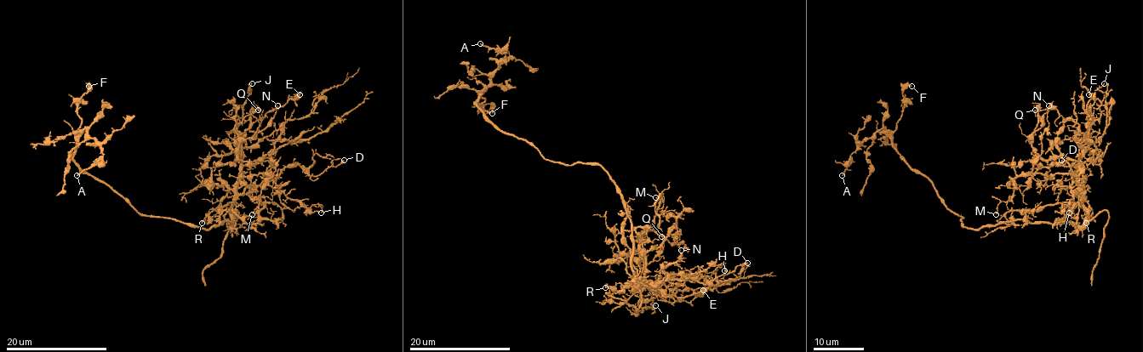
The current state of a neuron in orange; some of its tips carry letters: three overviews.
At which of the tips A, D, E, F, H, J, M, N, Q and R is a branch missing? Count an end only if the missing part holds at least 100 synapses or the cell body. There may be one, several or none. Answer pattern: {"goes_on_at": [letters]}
{"goes_on_at": []}

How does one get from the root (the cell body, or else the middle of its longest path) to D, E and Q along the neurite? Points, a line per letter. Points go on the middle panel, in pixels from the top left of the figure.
D: (619, 187), (626, 215), (624, 242), (637, 281), (683, 283), (695, 279), (708, 284), (747, 263)
E: (619, 187), (624, 242), (645, 283), (640, 289), (671, 303), (703, 290)
Q: (619, 187), (626, 215), (624, 242), (637, 281), (644, 279), (640, 261), (648, 265), (655, 258), (661, 236)

